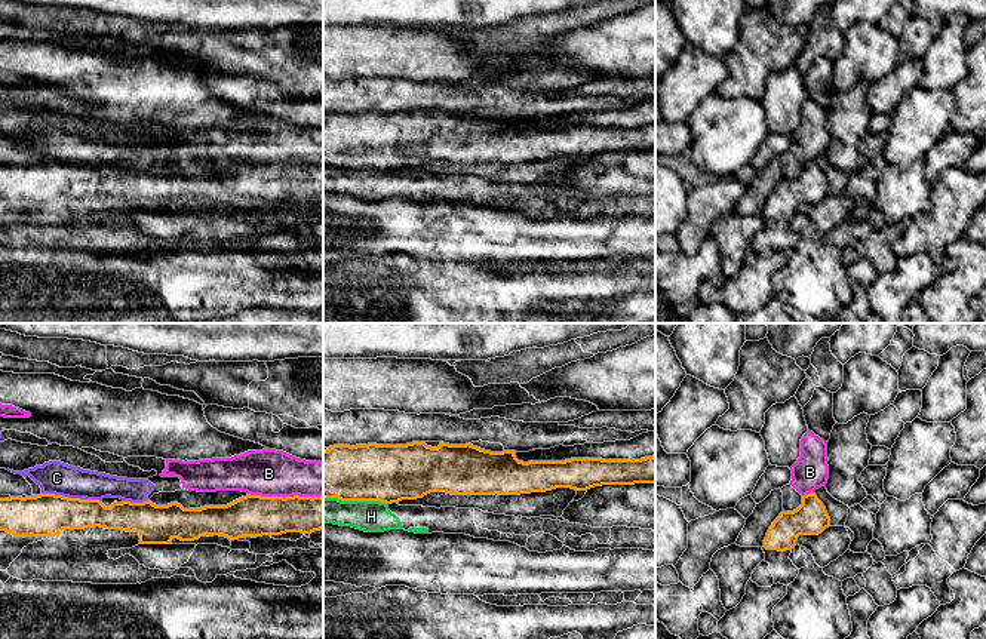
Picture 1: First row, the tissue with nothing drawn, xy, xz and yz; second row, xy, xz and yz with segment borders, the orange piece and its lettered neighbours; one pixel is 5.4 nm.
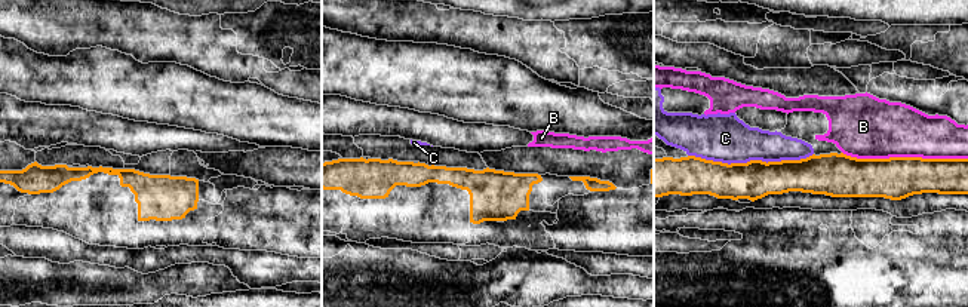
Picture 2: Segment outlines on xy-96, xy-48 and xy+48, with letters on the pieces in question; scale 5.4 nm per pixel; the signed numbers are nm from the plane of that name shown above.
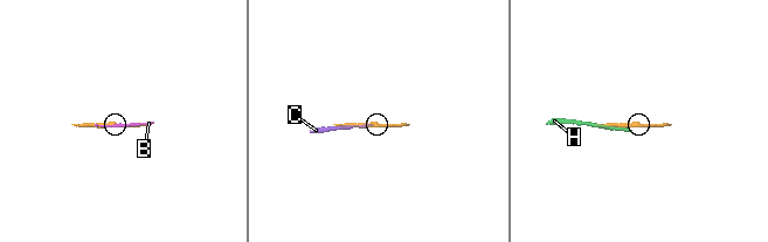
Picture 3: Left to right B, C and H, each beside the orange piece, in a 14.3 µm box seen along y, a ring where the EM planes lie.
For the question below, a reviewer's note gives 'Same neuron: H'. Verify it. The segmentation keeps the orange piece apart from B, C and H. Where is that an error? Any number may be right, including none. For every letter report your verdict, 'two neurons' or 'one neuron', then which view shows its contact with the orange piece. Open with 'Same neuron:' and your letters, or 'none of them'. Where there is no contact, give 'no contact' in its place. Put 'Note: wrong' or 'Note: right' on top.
Note: wrong
Same neuron: none of them
B: two neurons; meets orange in xy
C: two neurons; meets orange in xy
H: two neurons; meets orange in xz

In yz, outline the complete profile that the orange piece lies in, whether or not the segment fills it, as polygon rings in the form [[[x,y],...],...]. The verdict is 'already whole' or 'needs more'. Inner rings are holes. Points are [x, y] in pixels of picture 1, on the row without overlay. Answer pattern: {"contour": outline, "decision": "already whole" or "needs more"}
{"contour": [[[814,160],[802,165],[802,172],[793,179],[781,179],[770,194],[762,218],[765,227],[752,242],[752,249],[759,255],[772,252],[789,254],[799,237],[789,227],[799,203],[818,203],[830,194],[830,185],[823,170]]], "decision": "needs more"}

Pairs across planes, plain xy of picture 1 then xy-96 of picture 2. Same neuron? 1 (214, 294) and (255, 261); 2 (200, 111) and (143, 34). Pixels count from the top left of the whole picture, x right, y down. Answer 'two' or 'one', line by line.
1: two
2: two

